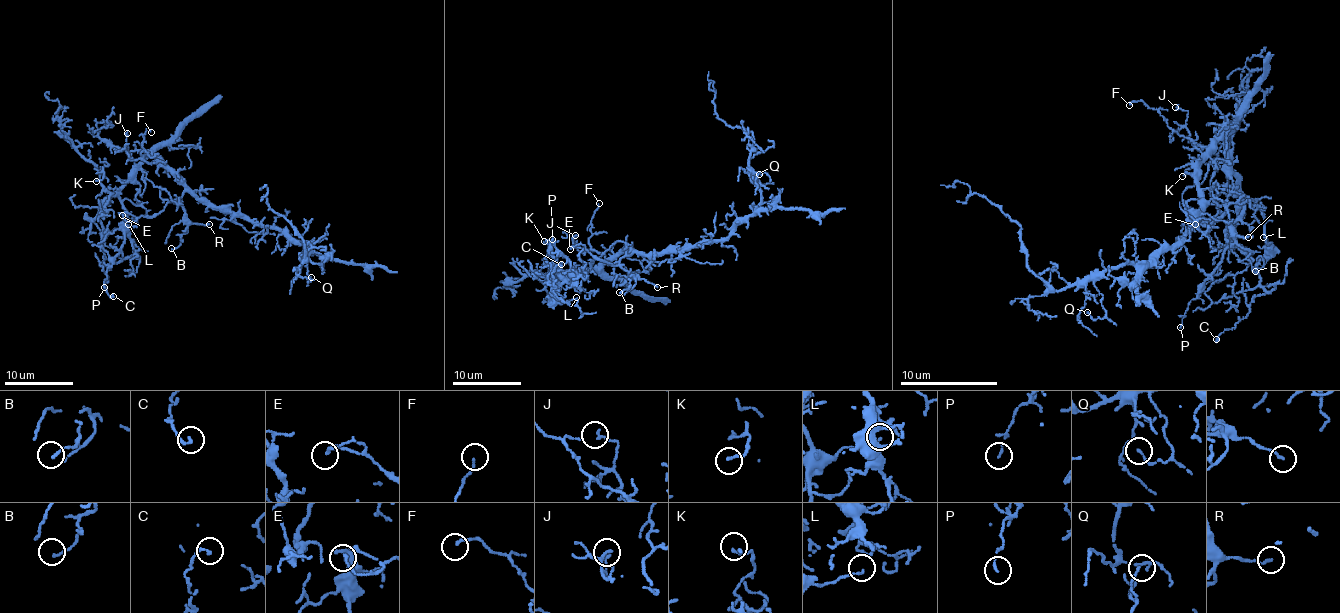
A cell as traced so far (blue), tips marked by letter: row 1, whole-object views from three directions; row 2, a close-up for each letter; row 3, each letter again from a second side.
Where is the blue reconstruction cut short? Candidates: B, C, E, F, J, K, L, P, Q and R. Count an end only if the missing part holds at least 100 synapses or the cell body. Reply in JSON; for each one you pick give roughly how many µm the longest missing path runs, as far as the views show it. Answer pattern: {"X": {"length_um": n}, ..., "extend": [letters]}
{"extend": []}

